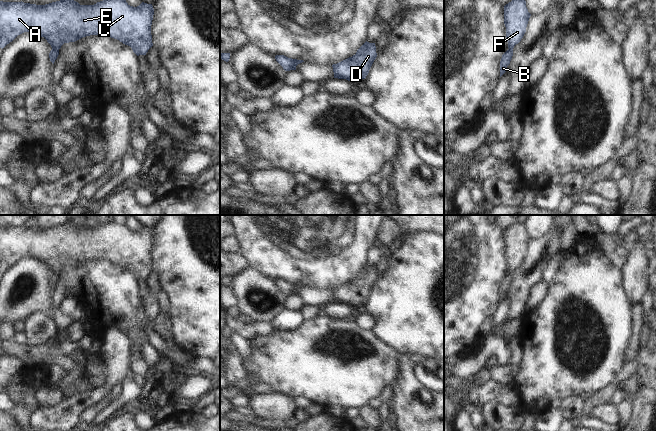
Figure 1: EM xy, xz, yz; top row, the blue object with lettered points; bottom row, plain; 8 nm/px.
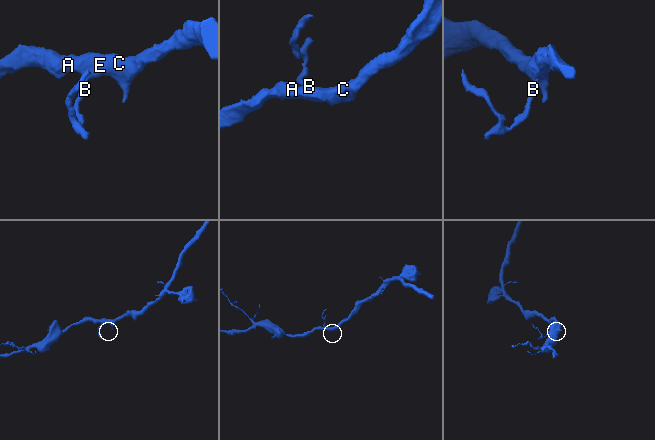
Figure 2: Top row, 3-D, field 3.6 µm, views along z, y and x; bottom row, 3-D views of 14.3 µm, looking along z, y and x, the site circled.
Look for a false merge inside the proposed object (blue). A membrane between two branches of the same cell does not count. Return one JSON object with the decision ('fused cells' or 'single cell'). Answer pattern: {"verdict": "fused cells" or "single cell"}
{"verdict": "single cell"}

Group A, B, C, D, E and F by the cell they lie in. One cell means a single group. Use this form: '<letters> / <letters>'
A B C D E F

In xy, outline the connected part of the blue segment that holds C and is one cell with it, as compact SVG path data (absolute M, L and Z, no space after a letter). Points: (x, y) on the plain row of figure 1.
M70 221L45 229L0 225L0 272L3 273L24 256L34 256L44 261L51 269L49 282L54 288L64 267L75 266L90 259L104 258L130 270L137 280L146 279L153 270L151 259L153 239L152 228L142 226L139 230L133 231L126 224L114 221L94 229L80 229Z

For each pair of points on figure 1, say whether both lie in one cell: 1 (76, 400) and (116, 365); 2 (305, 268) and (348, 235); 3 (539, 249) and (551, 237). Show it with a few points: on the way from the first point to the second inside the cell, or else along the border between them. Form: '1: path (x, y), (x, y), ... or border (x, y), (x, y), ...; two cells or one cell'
1: path (89, 396), (100, 392), (112, 378); one cell
2: path (316, 257), (322, 251), (328, 251), (337, 242); one cell
3: path (542, 246), (548, 240); one cell

